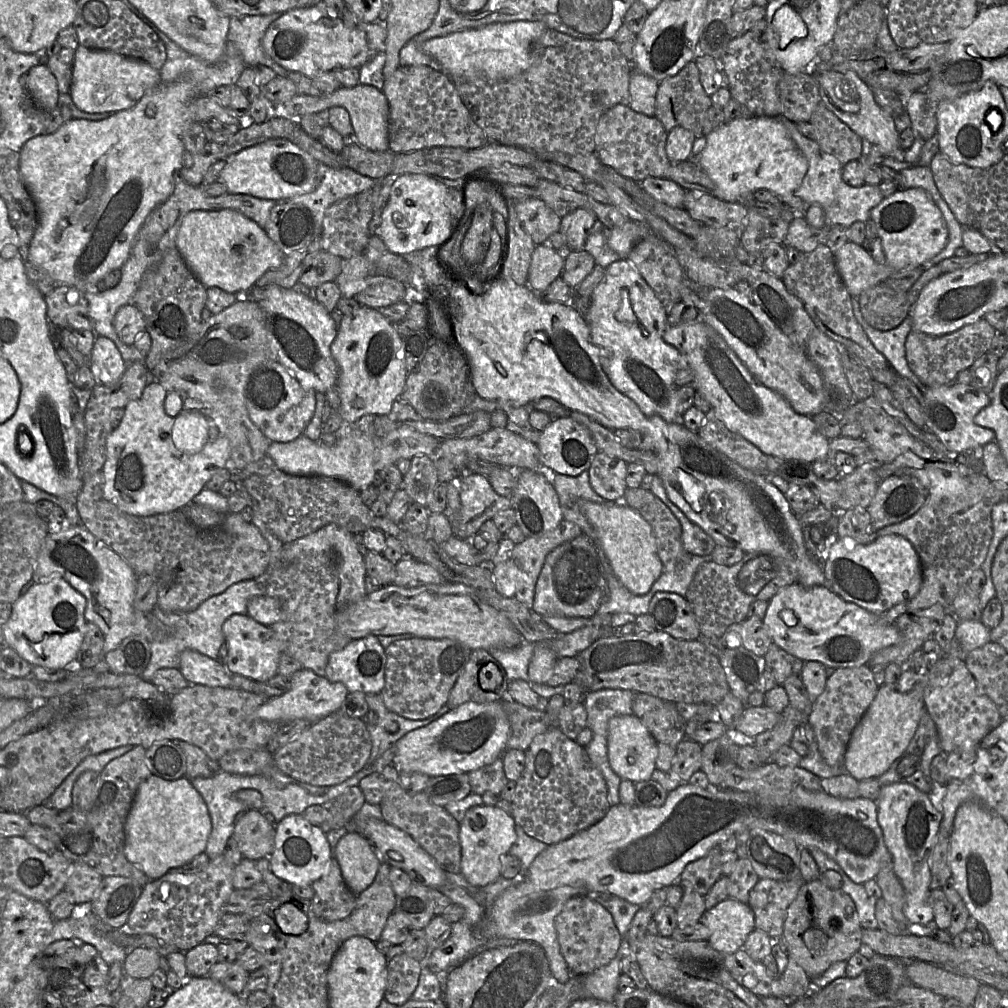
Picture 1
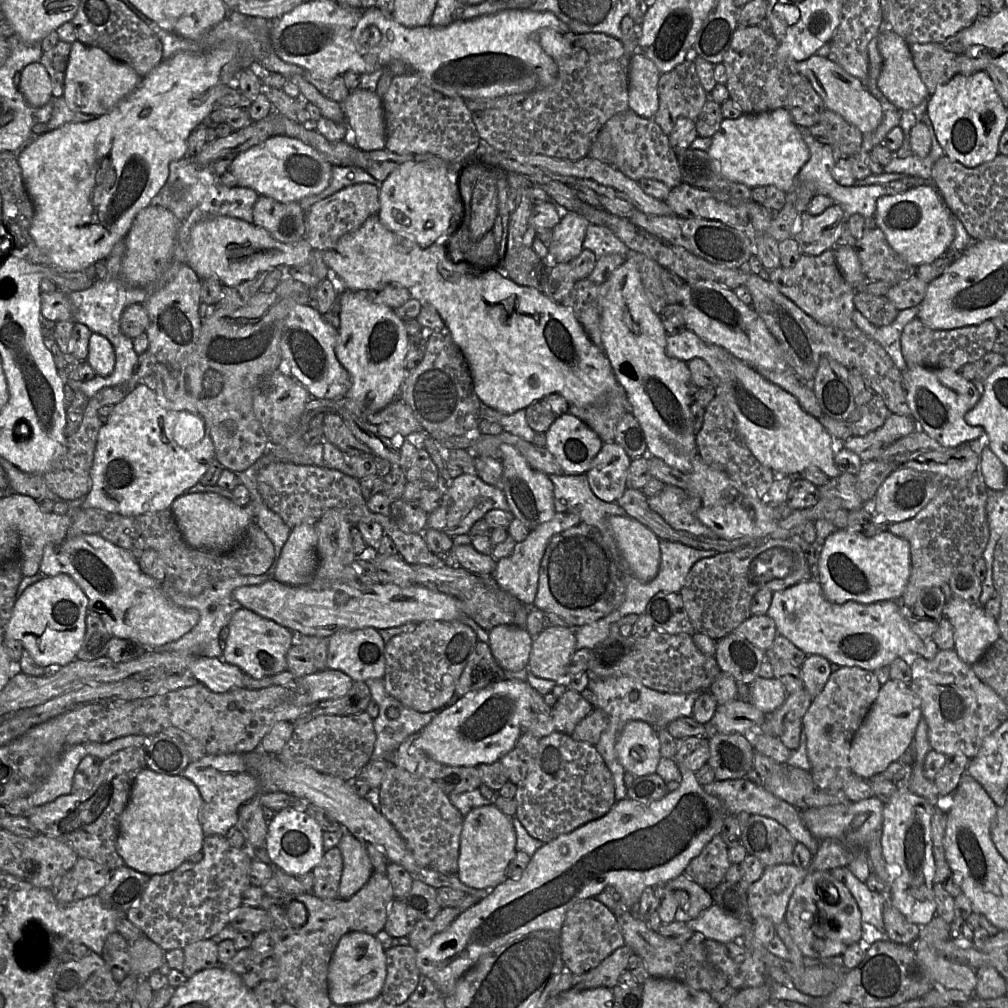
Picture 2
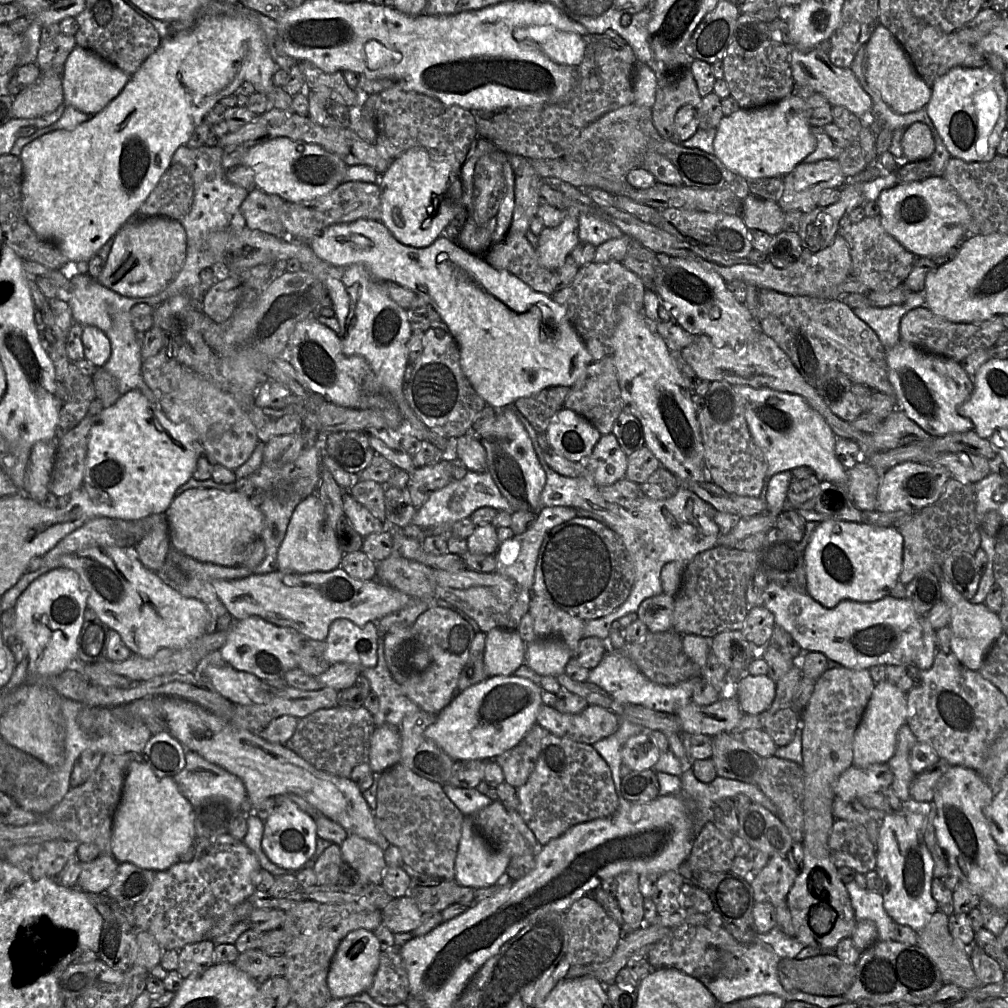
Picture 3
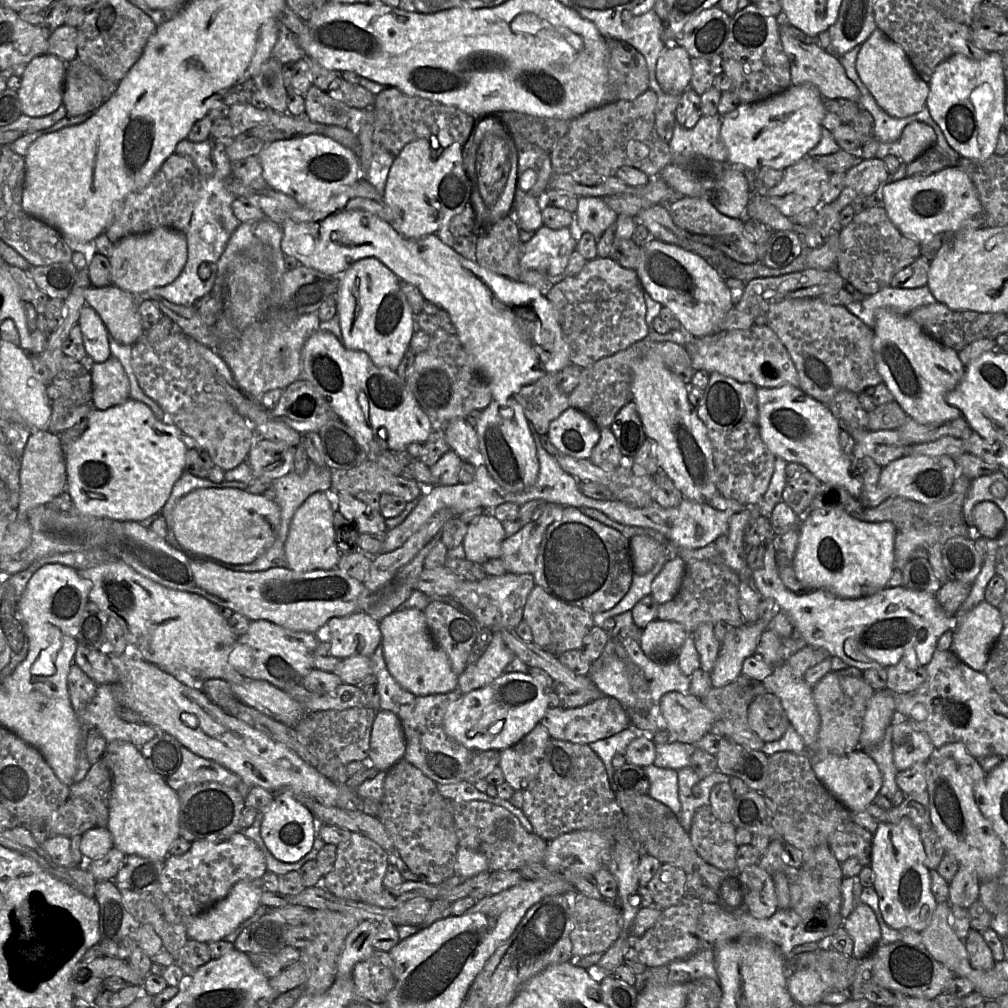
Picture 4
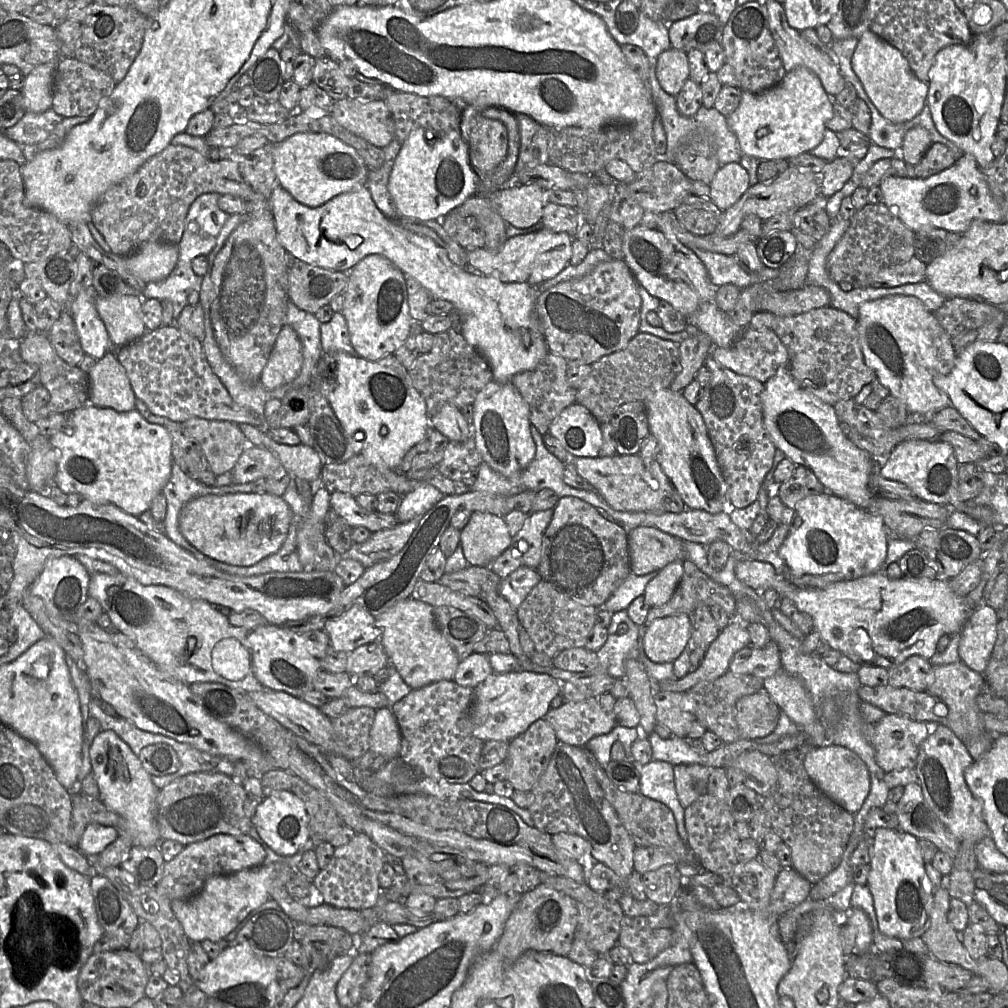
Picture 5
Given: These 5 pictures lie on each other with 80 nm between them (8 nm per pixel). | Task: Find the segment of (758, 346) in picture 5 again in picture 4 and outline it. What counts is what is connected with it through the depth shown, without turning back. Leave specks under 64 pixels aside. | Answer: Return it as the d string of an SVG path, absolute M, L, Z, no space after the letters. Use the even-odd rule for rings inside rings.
M753 324L749 328L731 331L720 331L717 334L710 334L702 337L694 337L693 342L685 345L695 371L713 372L728 376L742 383L752 383L758 388L775 388L784 385L799 387L799 377L787 349L784 347L778 336L767 325Z

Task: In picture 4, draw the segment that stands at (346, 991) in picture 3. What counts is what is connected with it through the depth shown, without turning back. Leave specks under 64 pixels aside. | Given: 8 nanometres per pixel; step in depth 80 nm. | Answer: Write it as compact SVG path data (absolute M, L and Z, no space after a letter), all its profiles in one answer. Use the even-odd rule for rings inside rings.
M361 921L347 936L337 964L337 977L351 977L355 965L375 951L376 921Z

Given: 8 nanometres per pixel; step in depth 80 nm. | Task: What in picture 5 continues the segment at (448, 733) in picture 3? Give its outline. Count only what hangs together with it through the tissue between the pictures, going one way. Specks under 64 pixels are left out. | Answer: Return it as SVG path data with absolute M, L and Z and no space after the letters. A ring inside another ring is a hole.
M494 672L474 688L468 714L474 736L484 742L493 740L510 742L546 715L550 709L550 702L561 693L561 688L561 682L545 673Z

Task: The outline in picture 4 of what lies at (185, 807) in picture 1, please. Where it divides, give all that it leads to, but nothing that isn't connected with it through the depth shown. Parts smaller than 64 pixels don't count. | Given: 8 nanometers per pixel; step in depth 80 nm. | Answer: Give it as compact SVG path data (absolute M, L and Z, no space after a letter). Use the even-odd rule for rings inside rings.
M107 743L102 759L106 761L112 777L107 828L113 846L125 855L135 854L165 861L170 845L180 837L178 793L166 783L164 777L149 768L141 752L131 743Z

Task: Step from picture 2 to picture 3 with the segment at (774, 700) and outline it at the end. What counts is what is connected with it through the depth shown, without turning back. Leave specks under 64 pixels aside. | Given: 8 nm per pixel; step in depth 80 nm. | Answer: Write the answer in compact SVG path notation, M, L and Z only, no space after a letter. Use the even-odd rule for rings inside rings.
M744 674L736 684L736 699L744 712L761 715L772 705L776 694L776 683L768 675Z

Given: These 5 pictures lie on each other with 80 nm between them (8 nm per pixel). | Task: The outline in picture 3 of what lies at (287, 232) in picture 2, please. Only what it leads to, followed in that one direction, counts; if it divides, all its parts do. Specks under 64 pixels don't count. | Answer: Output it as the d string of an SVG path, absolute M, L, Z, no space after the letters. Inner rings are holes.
M257 188L251 189L240 207L246 227L282 237L285 234L279 218L282 202L283 199L277 195L264 193Z

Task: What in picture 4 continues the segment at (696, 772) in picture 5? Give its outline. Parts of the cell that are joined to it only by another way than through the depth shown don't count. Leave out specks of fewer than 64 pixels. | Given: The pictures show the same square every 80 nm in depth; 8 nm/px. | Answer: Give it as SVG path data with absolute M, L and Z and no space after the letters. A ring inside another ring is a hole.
M689 767L677 771L678 798L681 804L681 814L678 821L683 830L689 834L695 812L702 806L710 804L711 789L719 783L728 783L730 776L715 771L701 778Z

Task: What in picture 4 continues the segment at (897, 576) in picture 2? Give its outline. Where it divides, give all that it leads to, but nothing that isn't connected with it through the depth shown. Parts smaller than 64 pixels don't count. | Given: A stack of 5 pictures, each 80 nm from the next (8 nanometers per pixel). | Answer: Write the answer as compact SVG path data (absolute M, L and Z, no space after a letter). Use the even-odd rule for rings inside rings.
M819 509L800 518L798 530L798 545L791 563L805 590L823 589L841 598L857 599L873 595L887 587L895 568L895 538L898 533L892 522L866 522L842 510Z

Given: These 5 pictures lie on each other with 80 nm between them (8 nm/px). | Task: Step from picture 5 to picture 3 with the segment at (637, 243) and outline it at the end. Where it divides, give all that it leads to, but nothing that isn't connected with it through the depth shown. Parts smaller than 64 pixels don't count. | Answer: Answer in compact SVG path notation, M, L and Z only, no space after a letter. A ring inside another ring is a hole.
M665 254L656 255L657 270L653 289L661 301L675 312L677 323L694 336L705 335L712 339L717 347L724 345L739 346L753 339L759 331L758 321L745 306L739 303L727 287L727 282L718 273L705 269L695 260L672 257Z

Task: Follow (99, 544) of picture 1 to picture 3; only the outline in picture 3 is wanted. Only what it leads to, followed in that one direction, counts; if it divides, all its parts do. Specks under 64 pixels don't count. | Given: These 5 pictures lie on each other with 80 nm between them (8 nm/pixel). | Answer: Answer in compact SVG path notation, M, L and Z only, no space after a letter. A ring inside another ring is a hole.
M94 546L64 555L58 565L75 571L88 591L88 606L117 631L133 655L151 658L163 649L180 649L206 633L210 614L198 599L185 597L145 568L135 547Z

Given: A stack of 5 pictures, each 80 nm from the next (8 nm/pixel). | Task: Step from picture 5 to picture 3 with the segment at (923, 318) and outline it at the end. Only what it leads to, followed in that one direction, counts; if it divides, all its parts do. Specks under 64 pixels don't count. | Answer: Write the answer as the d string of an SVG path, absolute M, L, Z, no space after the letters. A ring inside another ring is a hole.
M904 341L886 350L889 380L895 392L895 402L911 420L933 437L961 433L974 429L973 423L958 413L958 408L967 401L974 391L974 382L963 369L961 363L934 355Z

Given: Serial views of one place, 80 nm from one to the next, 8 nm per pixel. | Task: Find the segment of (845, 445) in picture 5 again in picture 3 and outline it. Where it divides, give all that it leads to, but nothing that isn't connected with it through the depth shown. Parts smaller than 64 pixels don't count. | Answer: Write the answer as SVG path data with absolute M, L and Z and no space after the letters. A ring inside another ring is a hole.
M741 384L734 385L734 390L744 406L745 419L752 438L764 456L767 479L776 473L791 472L797 467L806 466L825 480L845 484L847 469L835 454L837 436L826 420L801 396Z

